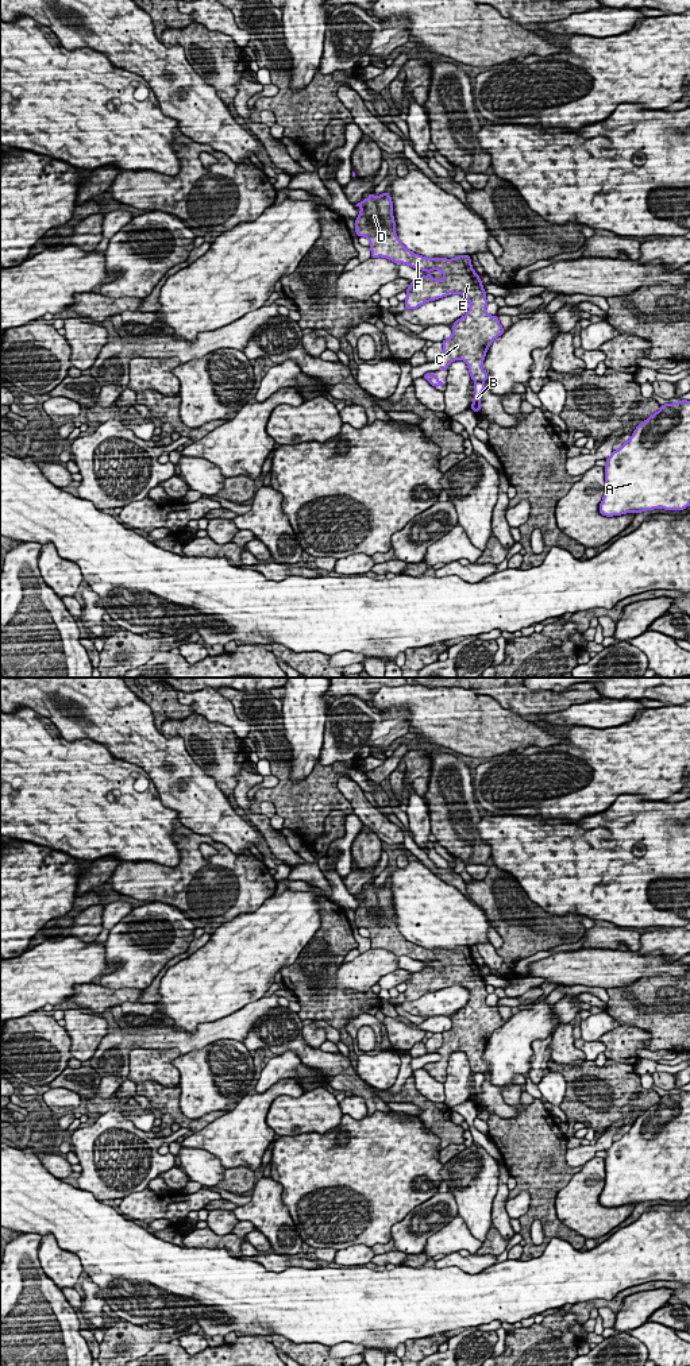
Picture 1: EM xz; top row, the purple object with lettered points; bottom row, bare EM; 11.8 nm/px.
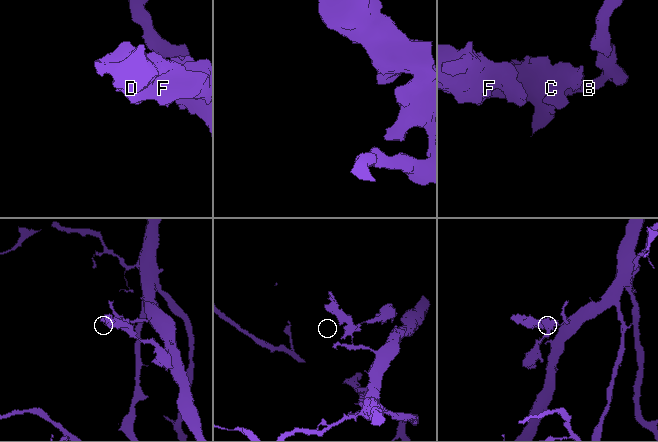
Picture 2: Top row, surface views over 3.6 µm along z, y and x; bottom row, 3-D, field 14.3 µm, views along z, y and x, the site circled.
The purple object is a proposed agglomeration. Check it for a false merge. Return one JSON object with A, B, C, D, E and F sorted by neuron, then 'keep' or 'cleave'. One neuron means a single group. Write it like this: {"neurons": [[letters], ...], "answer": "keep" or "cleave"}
{"neurons": [["A", "B"], ["C", "D", "E", "F"]], "answer": "cleave"}

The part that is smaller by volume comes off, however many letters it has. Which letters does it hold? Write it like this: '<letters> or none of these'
C, D, E, F

